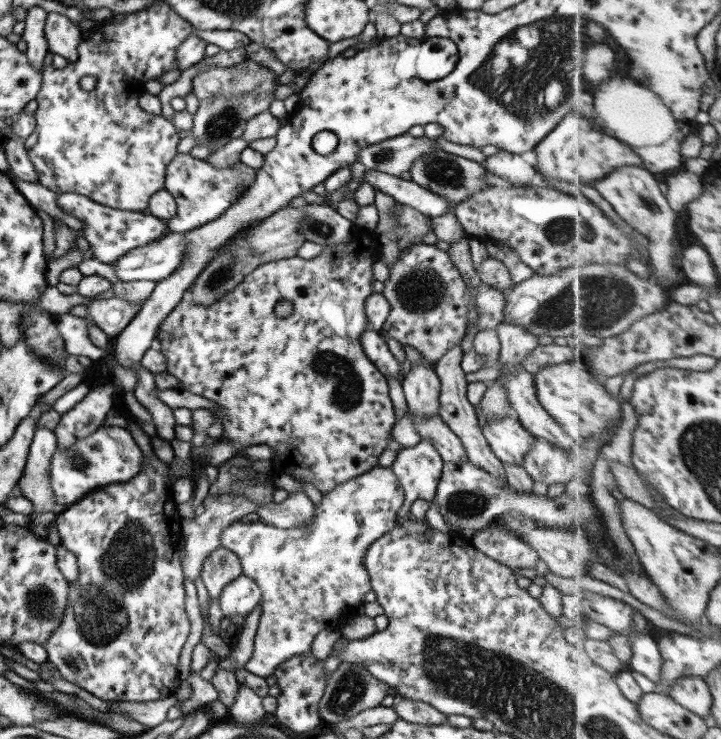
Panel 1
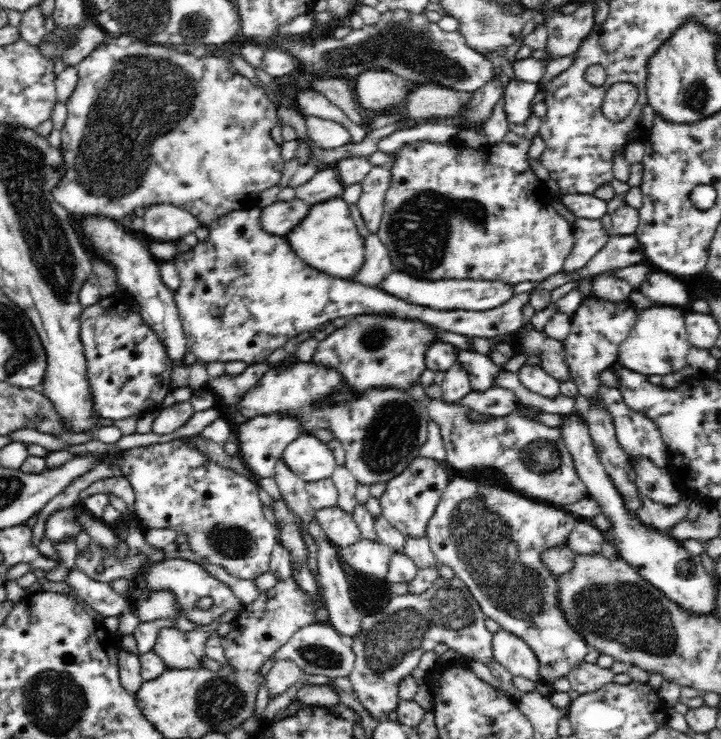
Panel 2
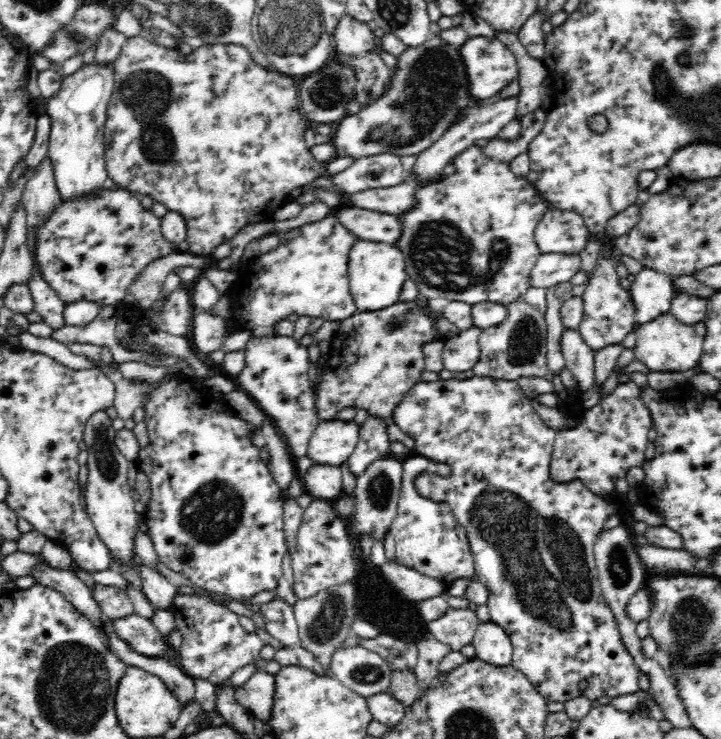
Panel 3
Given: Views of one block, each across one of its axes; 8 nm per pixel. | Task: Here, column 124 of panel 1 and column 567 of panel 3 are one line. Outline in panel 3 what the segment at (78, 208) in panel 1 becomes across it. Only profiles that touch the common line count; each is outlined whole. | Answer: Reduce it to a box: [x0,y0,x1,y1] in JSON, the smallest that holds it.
[535,208,594,254]

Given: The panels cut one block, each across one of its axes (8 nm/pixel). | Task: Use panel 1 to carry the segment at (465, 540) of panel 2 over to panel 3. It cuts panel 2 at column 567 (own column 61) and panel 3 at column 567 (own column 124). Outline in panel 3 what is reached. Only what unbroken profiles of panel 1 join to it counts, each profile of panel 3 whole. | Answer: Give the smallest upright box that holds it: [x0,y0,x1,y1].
[391,375,641,703]

